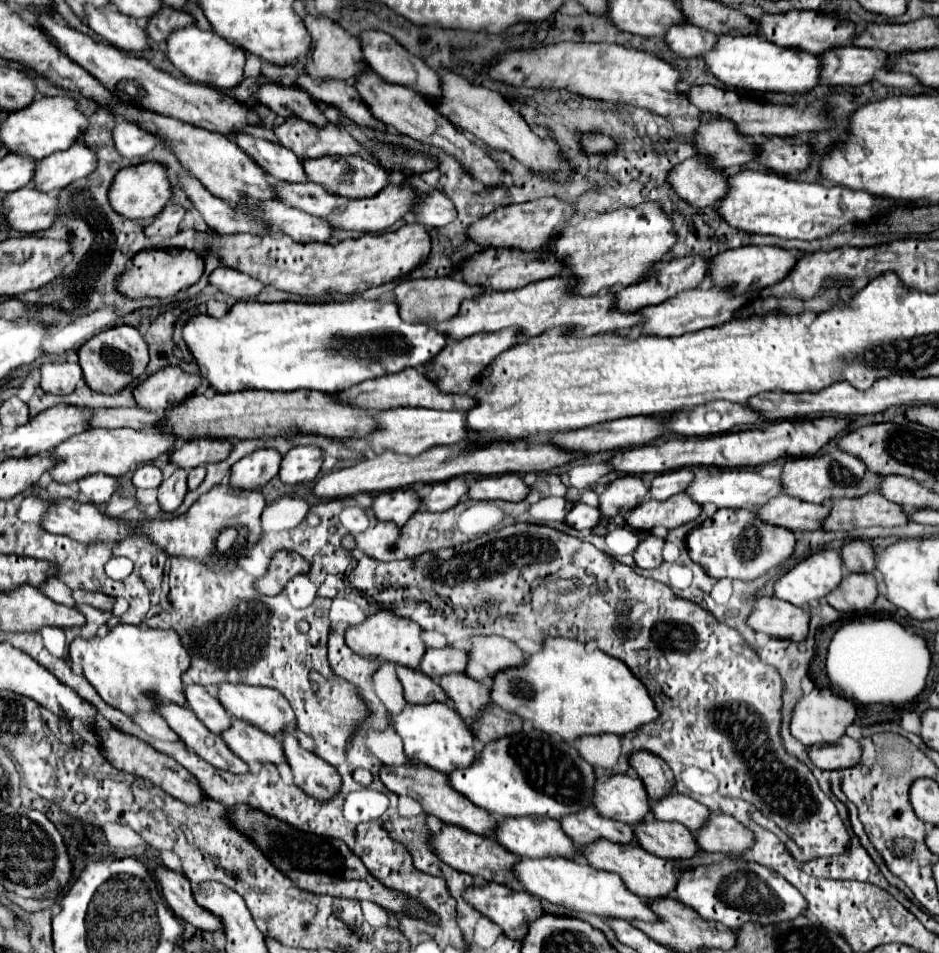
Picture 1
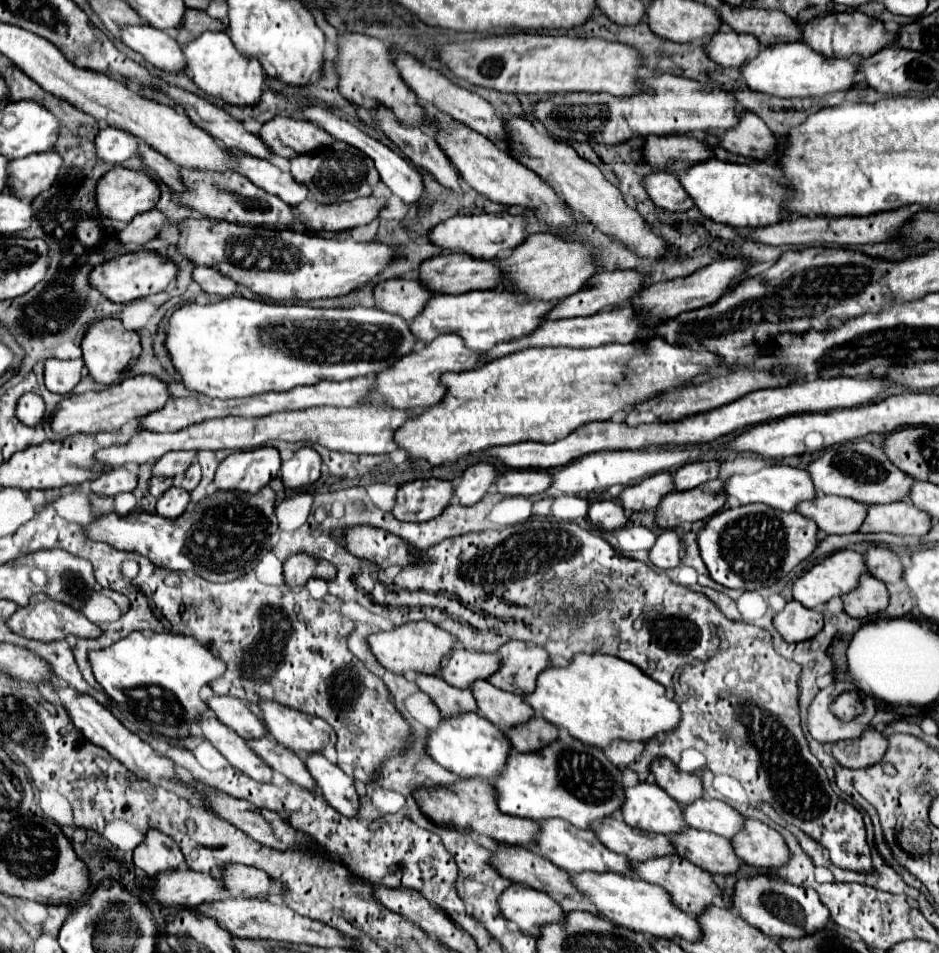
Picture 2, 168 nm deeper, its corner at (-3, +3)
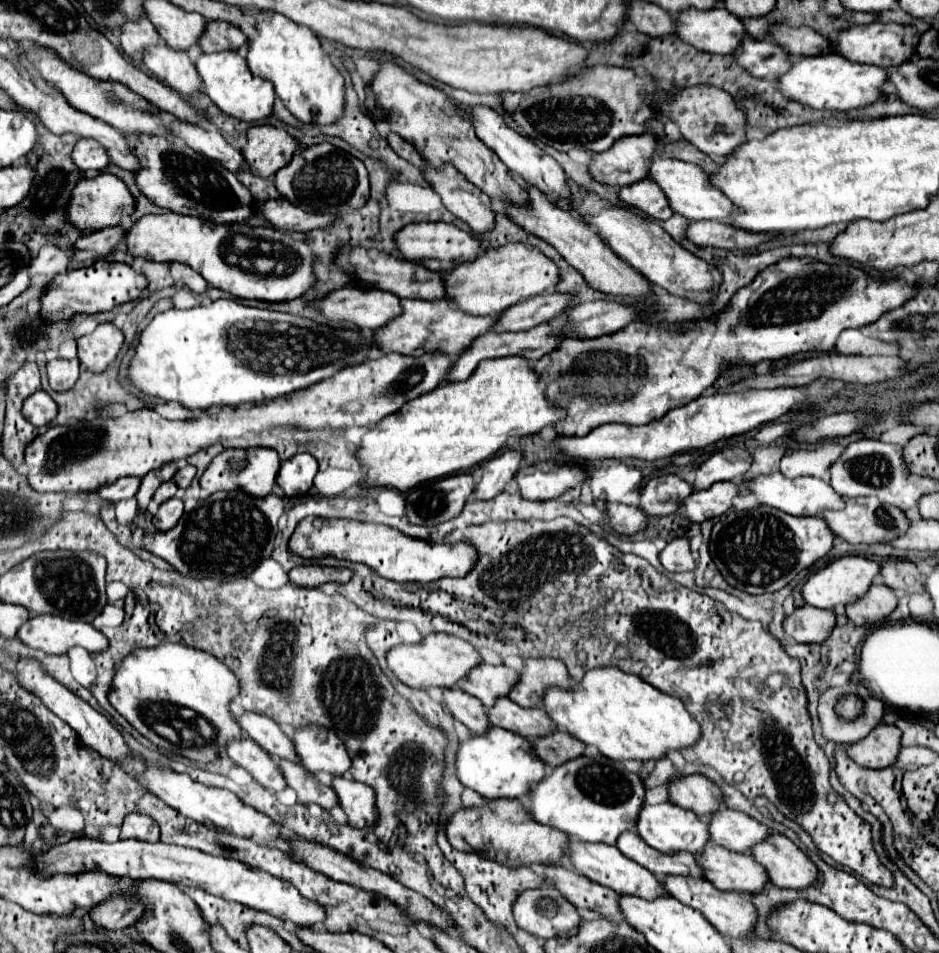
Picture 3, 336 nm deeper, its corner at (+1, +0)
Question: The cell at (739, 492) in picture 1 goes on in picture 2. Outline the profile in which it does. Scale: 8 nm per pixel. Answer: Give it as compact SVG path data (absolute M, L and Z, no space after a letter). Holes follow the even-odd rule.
M785 464L765 466L753 474L735 474L725 482L725 490L727 490L727 496L735 496L741 504L763 502L763 504L773 506L783 512L793 512L799 502L817 498L817 488L813 486L809 472L801 470L801 468L791 468Z

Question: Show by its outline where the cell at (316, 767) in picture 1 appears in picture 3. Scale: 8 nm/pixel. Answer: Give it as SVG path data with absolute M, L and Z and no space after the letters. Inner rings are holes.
M339 775L339 777L333 777L331 789L337 793L339 807L347 815L351 827L363 829L375 823L375 815L373 815L375 793L371 787Z

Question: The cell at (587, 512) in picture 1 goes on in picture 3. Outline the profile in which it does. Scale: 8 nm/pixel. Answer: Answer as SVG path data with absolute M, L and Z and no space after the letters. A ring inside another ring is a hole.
M607 503L605 509L607 525L619 535L635 535L645 529L647 515L639 507L629 507L623 503Z

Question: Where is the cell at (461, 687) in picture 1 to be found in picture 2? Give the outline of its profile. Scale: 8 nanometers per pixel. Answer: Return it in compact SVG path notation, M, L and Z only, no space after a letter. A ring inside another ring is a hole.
M487 680L475 682L471 692L477 700L479 714L499 726L499 730L503 730L505 734L511 732L513 726L529 722L535 716L531 706L527 706L525 698L515 696L511 692L503 692Z

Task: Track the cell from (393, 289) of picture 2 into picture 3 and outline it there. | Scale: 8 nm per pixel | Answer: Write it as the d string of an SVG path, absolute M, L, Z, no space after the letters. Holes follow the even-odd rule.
M349 285L343 289L337 289L329 293L325 299L313 303L313 307L321 309L321 313L333 321L349 321L357 327L369 327L369 329L381 329L387 325L393 317L401 315L401 299L395 297L389 291L375 289L375 287L361 287L361 285Z

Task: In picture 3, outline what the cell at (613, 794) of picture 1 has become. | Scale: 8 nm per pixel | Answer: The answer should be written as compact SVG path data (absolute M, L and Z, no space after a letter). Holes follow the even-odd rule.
M669 801L659 803L659 805L643 803L639 817L637 817L637 823L635 823L635 829L647 845L651 845L651 847L655 847L657 851L663 851L663 853L673 853L673 851L699 853L699 851L703 851L705 843L709 841L707 825L701 823L699 817L693 811L681 809L681 807L677 807Z

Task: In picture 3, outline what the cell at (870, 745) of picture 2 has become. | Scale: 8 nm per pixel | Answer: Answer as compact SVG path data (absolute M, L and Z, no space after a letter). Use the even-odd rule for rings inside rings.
M877 725L865 739L847 747L847 755L861 767L883 769L895 763L901 731L895 725Z

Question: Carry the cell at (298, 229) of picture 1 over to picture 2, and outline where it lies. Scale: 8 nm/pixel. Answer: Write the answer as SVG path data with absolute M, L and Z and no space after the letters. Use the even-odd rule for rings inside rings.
M181 168L181 182L185 190L173 192L173 202L197 210L203 216L227 222L239 222L245 226L271 226L275 230L289 228L289 224L293 222L293 214L281 198L275 198L273 194L259 190L255 184L247 182L247 178L237 170L211 172L211 170Z

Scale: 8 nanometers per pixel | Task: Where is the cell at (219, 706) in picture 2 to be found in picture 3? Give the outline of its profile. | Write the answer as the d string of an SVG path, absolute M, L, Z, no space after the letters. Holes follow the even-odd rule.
M245 711L243 715L237 717L237 723L243 729L243 733L247 733L255 743L259 743L269 755L277 755L279 759L289 759L299 763L289 735L285 735L279 729L279 725L269 717Z

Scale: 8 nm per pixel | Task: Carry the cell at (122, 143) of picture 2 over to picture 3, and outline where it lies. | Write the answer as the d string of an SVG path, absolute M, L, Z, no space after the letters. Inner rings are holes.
M79 139L73 149L73 161L83 171L103 171L111 159L107 157L107 151L103 145L91 139Z

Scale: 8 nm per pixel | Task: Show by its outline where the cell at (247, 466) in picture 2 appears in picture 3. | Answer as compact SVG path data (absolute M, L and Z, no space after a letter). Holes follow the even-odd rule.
M255 447L255 449L225 449L219 453L211 465L207 467L207 473L201 477L201 487L209 493L215 491L245 491L253 497L265 497L273 491L275 477L279 471L279 455L273 449L265 447Z

